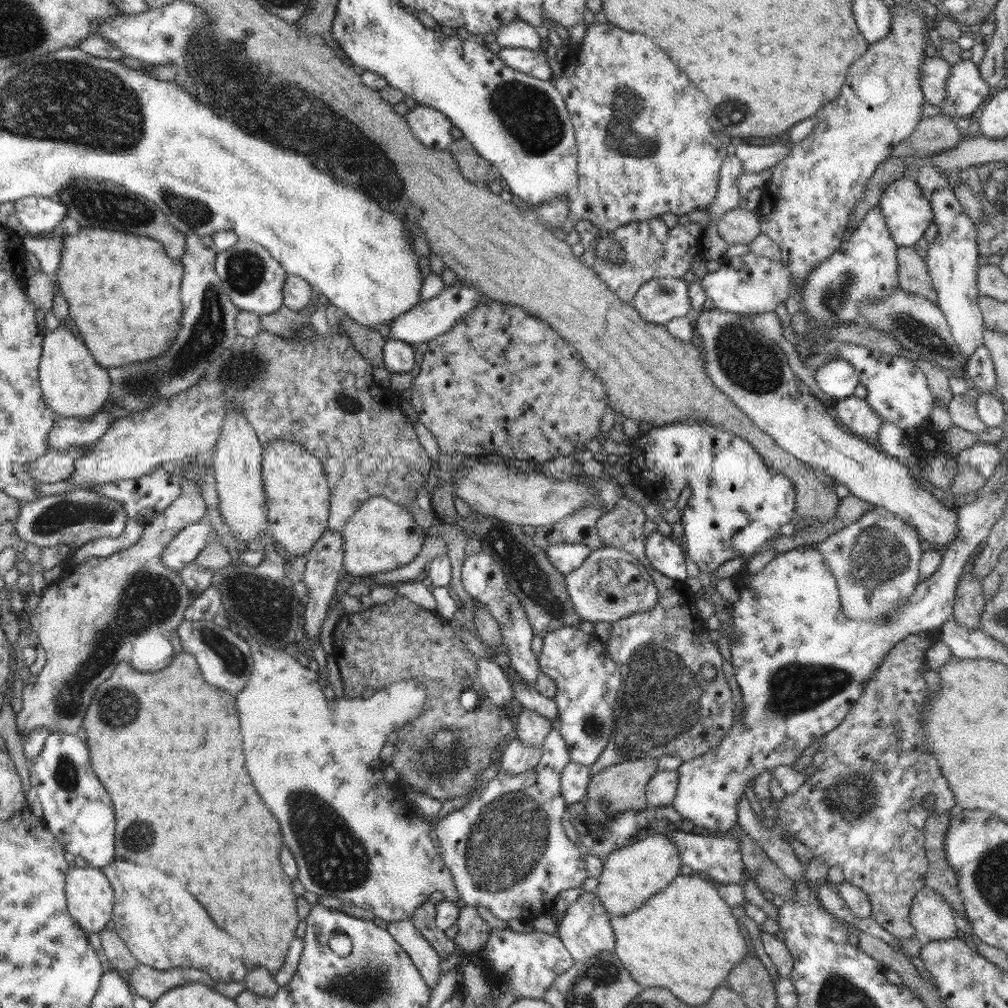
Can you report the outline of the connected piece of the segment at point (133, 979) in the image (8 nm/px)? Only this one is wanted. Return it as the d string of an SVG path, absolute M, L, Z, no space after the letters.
M138 963L136 968L125 973L134 994L156 1002L167 990L186 985L187 983L202 983L215 989L215 981L211 975L195 968L171 968L156 970L151 966Z

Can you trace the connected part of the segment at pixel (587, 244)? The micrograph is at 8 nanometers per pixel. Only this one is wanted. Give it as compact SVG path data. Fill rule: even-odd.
M649 218L648 220L629 221L629 224L619 226L613 232L613 240L624 249L626 263L622 266L606 262L599 257L595 250L595 240L599 238L599 230L588 220L574 220L574 229L578 231L580 241L584 247L582 262L594 270L594 274L608 289L623 302L632 303L636 292L642 284L656 278L678 278L684 281L684 275L692 267L694 257L704 257L701 238L703 230L697 221L687 225L666 226L661 218Z

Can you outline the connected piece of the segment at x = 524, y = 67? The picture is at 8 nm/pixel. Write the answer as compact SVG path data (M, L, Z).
M502 47L498 57L506 66L540 80L552 80L550 60L541 50Z

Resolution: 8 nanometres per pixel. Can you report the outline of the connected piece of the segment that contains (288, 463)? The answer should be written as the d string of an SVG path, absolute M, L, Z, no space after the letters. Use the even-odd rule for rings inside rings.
M277 438L266 446L262 480L267 498L267 534L290 554L306 556L328 529L330 489L321 460L296 444Z

